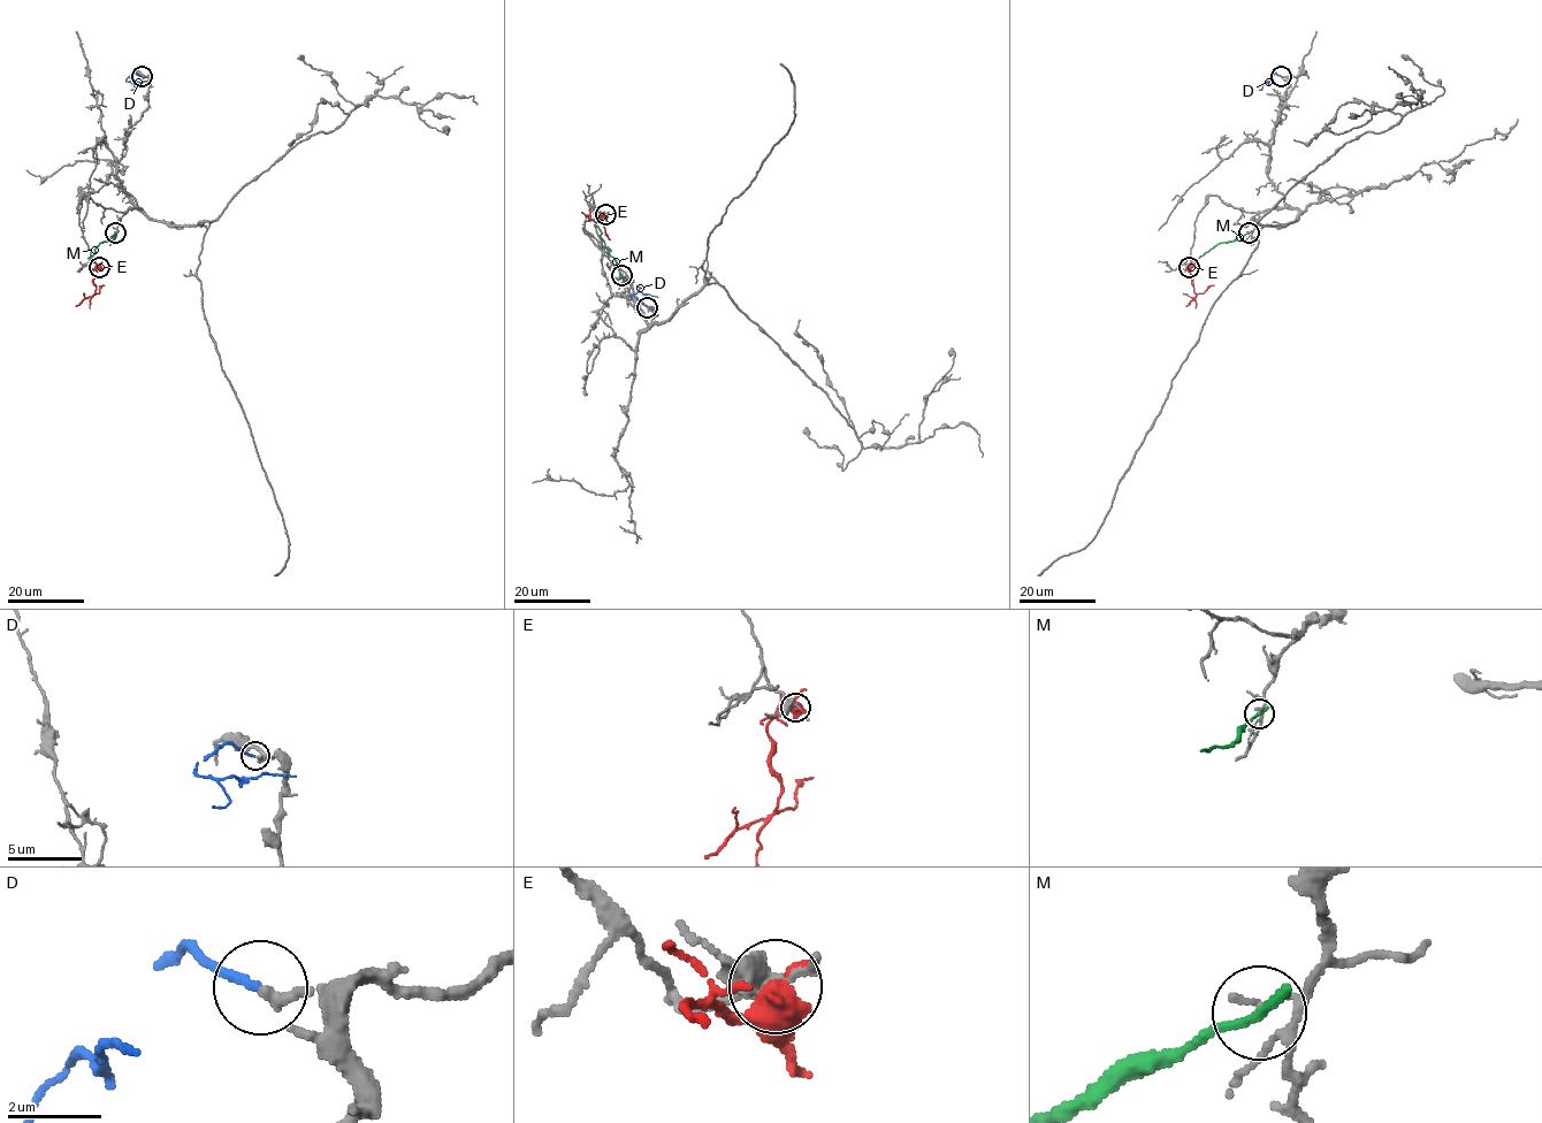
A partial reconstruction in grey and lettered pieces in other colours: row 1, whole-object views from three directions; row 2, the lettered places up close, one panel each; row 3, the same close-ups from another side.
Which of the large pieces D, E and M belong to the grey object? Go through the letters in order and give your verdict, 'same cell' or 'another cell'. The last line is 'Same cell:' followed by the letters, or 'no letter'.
D: same cell
E: another cell
M: another cell
Same cell: D

